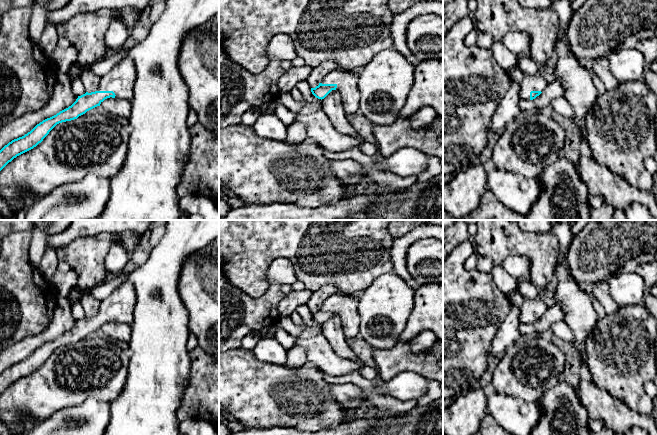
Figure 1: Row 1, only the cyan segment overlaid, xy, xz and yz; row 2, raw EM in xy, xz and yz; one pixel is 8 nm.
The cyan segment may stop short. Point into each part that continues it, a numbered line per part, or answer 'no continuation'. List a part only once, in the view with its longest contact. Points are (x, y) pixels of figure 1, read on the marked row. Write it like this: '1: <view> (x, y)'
1: xz (347, 80)

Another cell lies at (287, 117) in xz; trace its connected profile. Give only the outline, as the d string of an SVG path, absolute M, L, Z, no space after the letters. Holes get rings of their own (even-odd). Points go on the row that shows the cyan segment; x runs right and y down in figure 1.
M278 99L276 101L276 107L274 115L285 125L290 126L296 121L297 113L290 111L285 105L283 105Z

